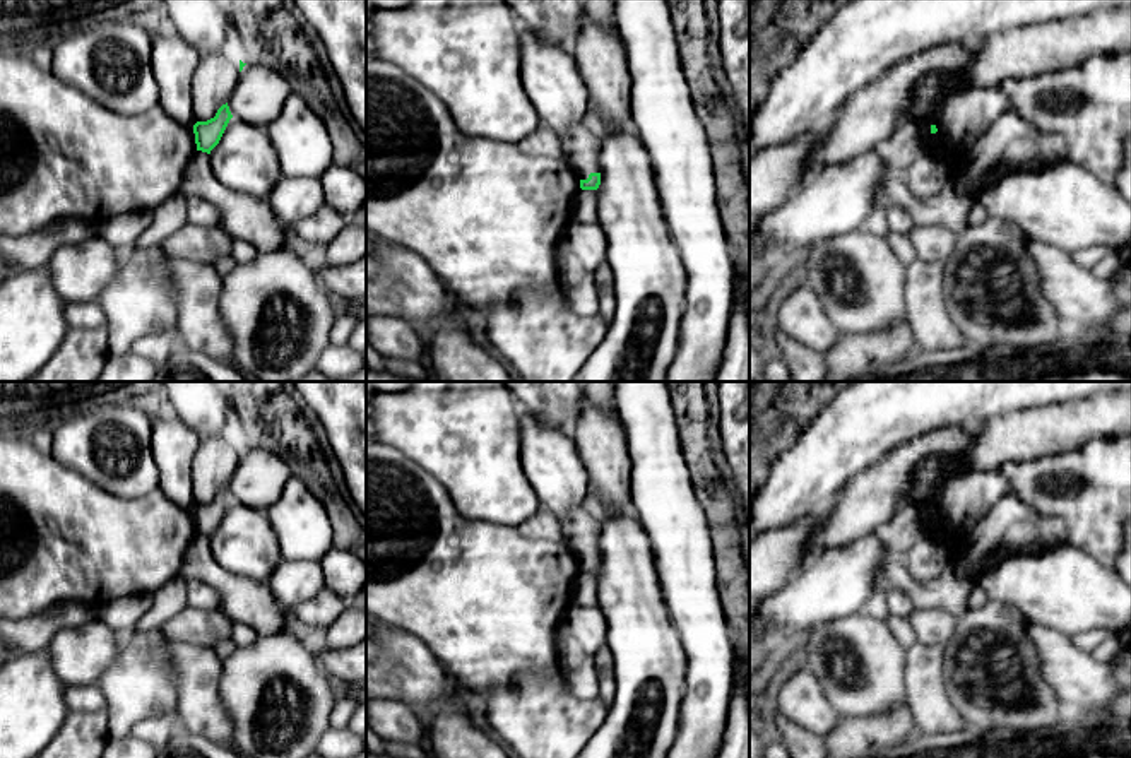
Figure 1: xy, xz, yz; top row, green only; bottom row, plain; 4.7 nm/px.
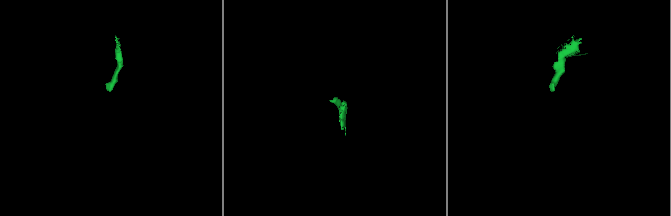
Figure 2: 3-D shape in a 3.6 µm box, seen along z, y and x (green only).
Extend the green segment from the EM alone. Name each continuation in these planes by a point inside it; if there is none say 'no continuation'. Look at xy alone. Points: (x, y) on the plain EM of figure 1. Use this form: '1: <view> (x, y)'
no continuation

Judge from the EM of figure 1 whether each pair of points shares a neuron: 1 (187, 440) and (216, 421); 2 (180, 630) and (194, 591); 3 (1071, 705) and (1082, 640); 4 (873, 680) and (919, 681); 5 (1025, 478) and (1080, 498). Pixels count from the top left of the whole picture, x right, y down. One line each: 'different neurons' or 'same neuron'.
1: different neurons
2: different neurons
3: different neurons
4: different neurons
5: same neuron

